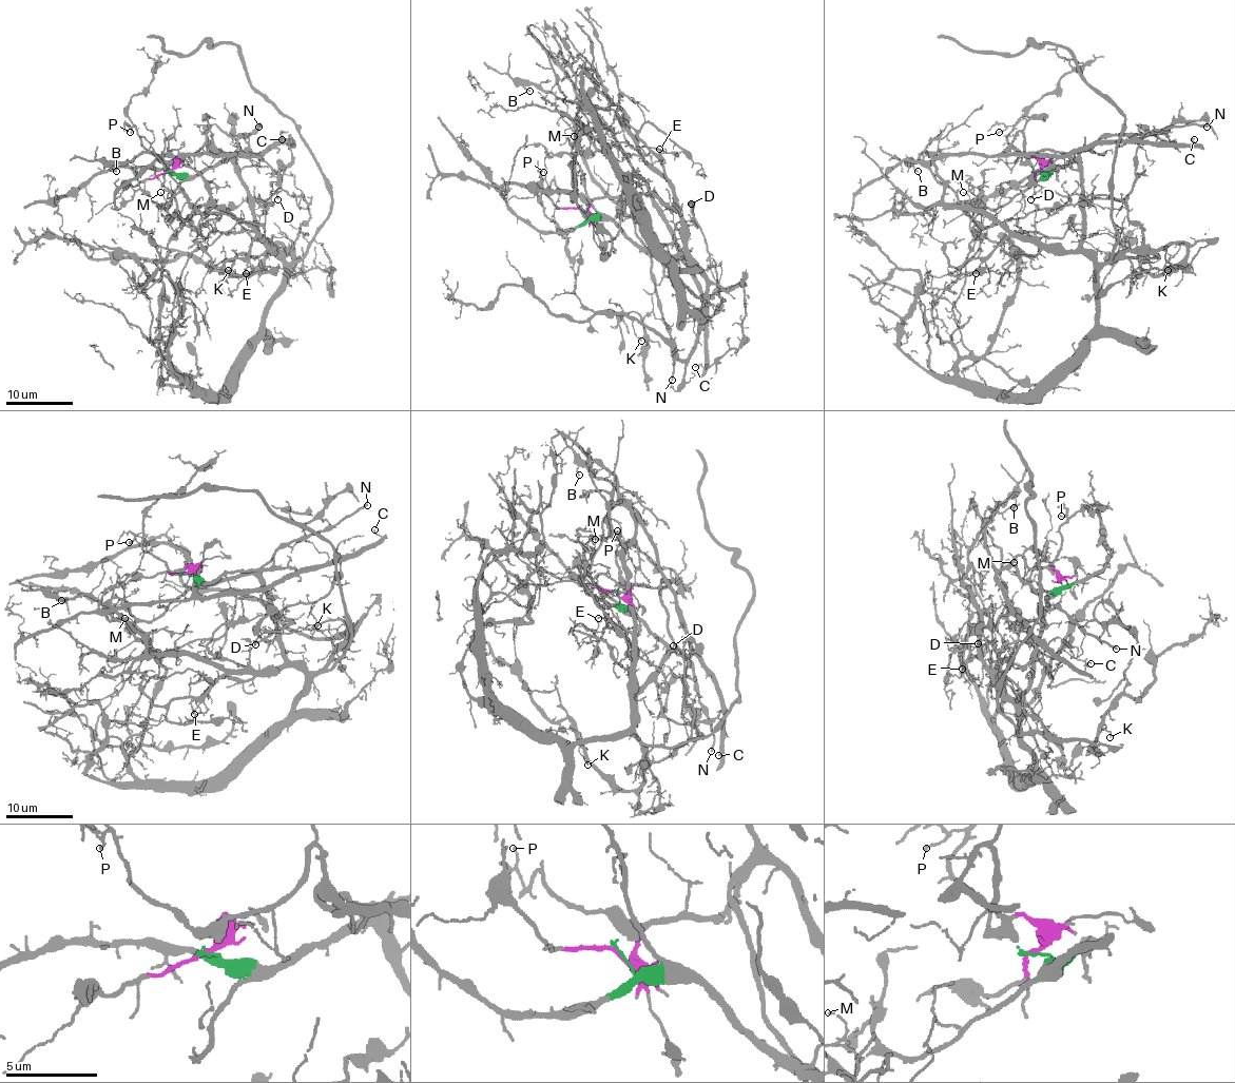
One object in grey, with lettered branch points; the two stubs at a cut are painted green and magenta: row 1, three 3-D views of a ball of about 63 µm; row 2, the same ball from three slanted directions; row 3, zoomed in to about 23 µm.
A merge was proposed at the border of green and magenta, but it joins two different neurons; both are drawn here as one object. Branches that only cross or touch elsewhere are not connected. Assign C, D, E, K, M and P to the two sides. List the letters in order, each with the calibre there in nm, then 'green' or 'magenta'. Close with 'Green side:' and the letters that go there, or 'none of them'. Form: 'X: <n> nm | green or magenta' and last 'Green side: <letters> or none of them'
C: 90 nm | magenta
D: 130 nm | magenta
E: 110 nm | green
K: 120 nm | green
M: 100 nm | green
P: 120 nm | magenta
Green side: E, K, M

